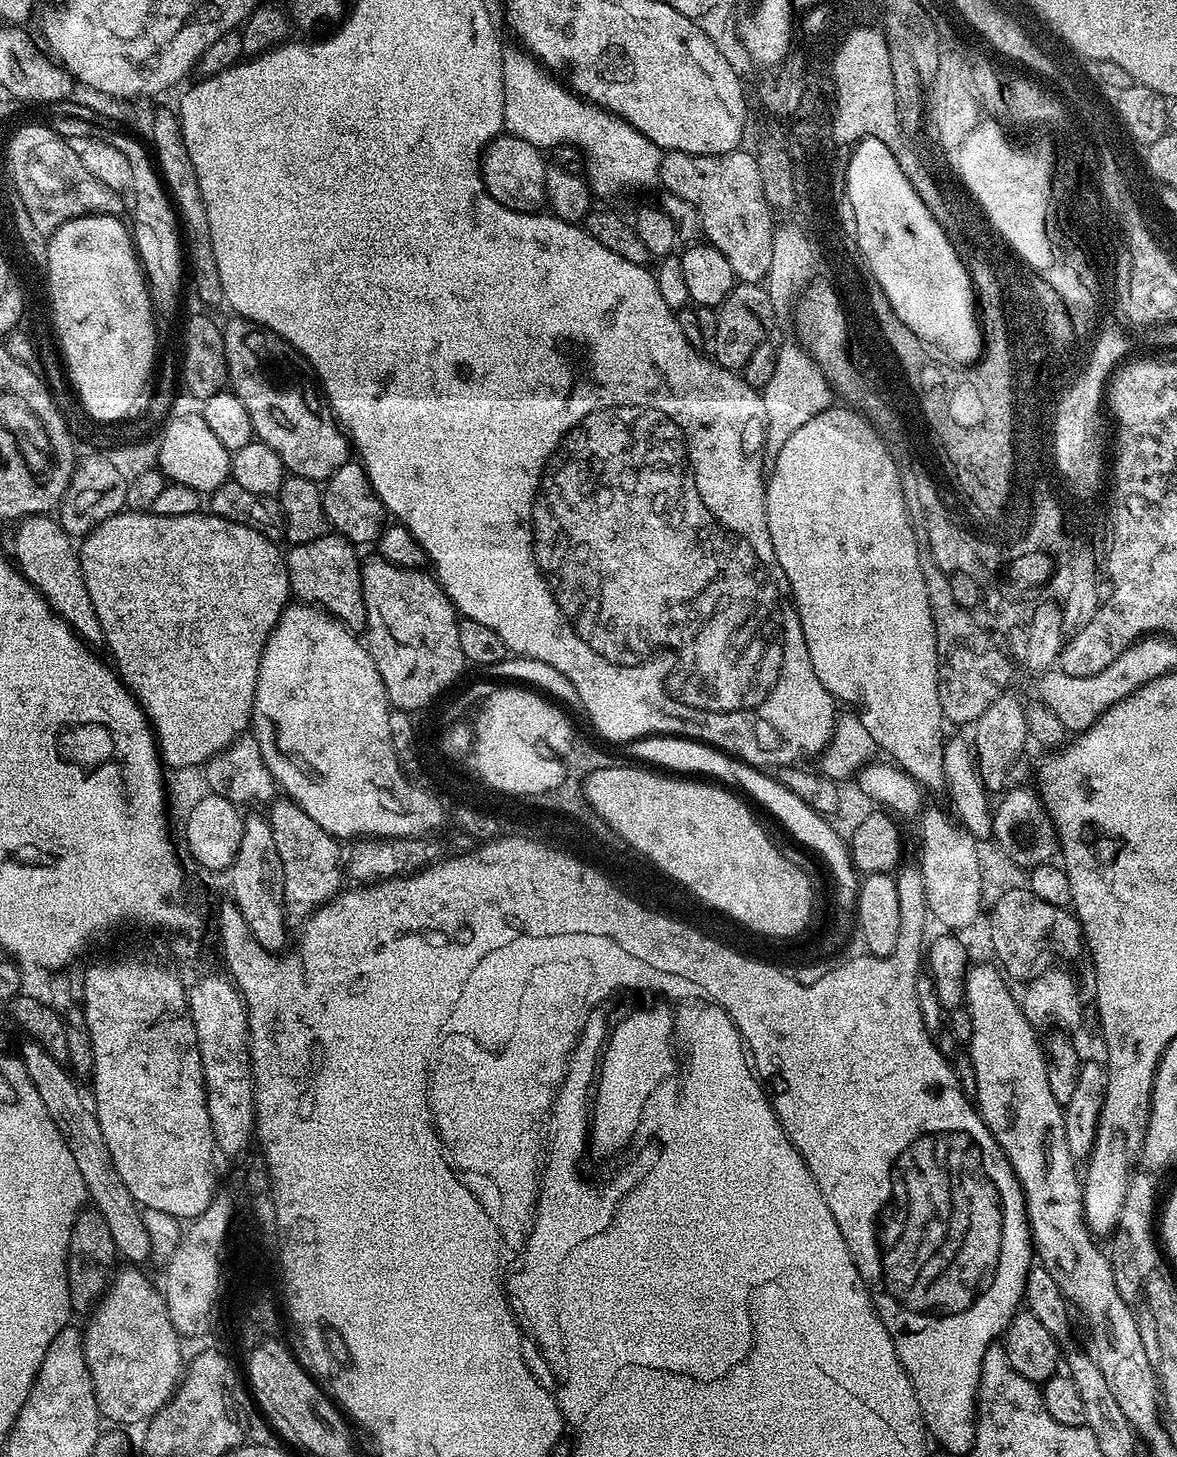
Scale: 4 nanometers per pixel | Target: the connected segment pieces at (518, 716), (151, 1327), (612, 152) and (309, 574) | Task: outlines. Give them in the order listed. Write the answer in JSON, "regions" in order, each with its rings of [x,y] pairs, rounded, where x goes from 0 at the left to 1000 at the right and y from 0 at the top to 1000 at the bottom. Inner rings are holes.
{"regions":[[[[433,469],[421,474],[415,474],[415,483],[406,494],[406,507],[404,508],[404,521],[408,531],[418,536],[422,541],[431,541],[445,548],[457,548],[469,539],[474,539],[480,533],[480,522],[486,516],[488,501],[483,493],[476,491],[472,482],[466,482],[461,477],[445,471]]],[[[105,869],[103,873],[98,874],[97,878],[93,881],[91,887],[85,890],[81,898],[78,898],[76,903],[74,904],[75,909],[71,909],[70,914],[71,915],[71,929],[73,929],[73,938],[78,944],[78,951],[82,952],[82,962],[85,966],[85,971],[89,975],[96,975],[96,978],[105,979],[102,977],[119,977],[128,975],[133,969],[138,968],[138,965],[149,957],[150,953],[153,951],[155,942],[158,939],[158,931],[153,929],[153,920],[155,917],[150,914],[146,909],[144,902],[143,901],[144,896],[140,892],[140,889],[135,883],[129,884],[129,881],[126,879],[126,876],[116,869]]],[[[441,32],[428,36],[428,91],[439,93],[460,103],[472,103],[476,99],[486,99],[495,105],[499,115],[510,118],[510,129],[520,132],[523,129],[544,129],[561,120],[562,102],[549,92],[539,89],[532,83],[497,70],[472,55],[455,38]],[[442,35],[442,36],[441,36]],[[466,102],[466,102],[466,102]]],[[[280,367],[263,373],[249,373],[244,377],[245,402],[252,412],[274,417],[279,422],[285,423],[289,428],[300,432],[308,432],[313,428],[313,417],[309,415],[306,396],[308,384],[302,382],[303,377],[297,371],[286,367]]]]}

